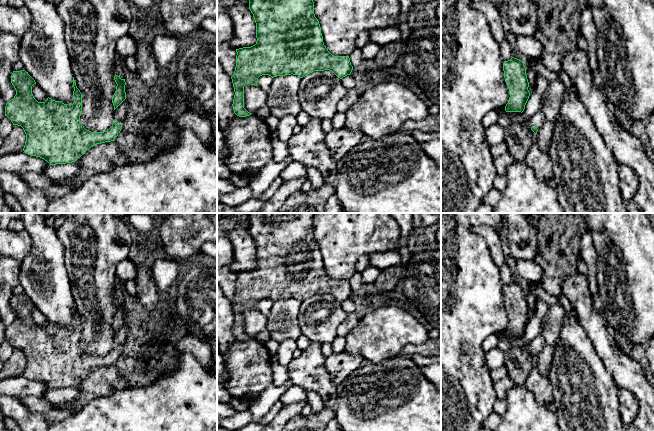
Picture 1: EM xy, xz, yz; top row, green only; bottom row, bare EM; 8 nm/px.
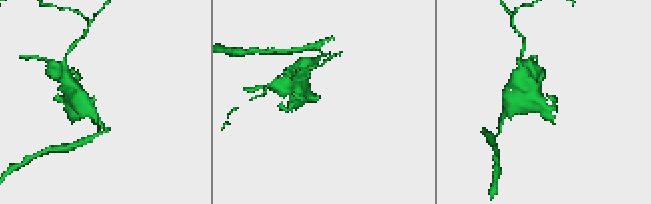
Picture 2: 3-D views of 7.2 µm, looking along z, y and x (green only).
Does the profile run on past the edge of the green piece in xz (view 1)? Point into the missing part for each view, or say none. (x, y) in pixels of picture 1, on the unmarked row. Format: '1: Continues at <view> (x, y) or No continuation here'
1: No continuation here

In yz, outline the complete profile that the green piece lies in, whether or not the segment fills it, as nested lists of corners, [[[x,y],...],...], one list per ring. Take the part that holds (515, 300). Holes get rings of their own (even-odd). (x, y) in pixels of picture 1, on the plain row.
[[[512,281],[503,287],[505,306],[509,311],[509,324],[506,336],[523,336],[529,323],[529,306],[523,285]]]

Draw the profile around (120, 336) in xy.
[[[125,323],[115,334],[113,337],[113,341],[115,344],[123,345],[126,341],[127,335],[129,332],[128,325]]]

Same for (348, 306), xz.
[[[351,298],[343,301],[343,302],[341,303],[341,307],[342,307],[342,309],[343,309],[347,314],[348,314],[348,313],[355,312],[355,310],[356,310],[356,305],[355,305],[355,303],[353,302],[353,300],[352,300]]]

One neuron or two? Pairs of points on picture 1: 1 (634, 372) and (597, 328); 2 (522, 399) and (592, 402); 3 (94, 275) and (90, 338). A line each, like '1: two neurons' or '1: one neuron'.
1: one neuron
2: two neurons
3: one neuron

